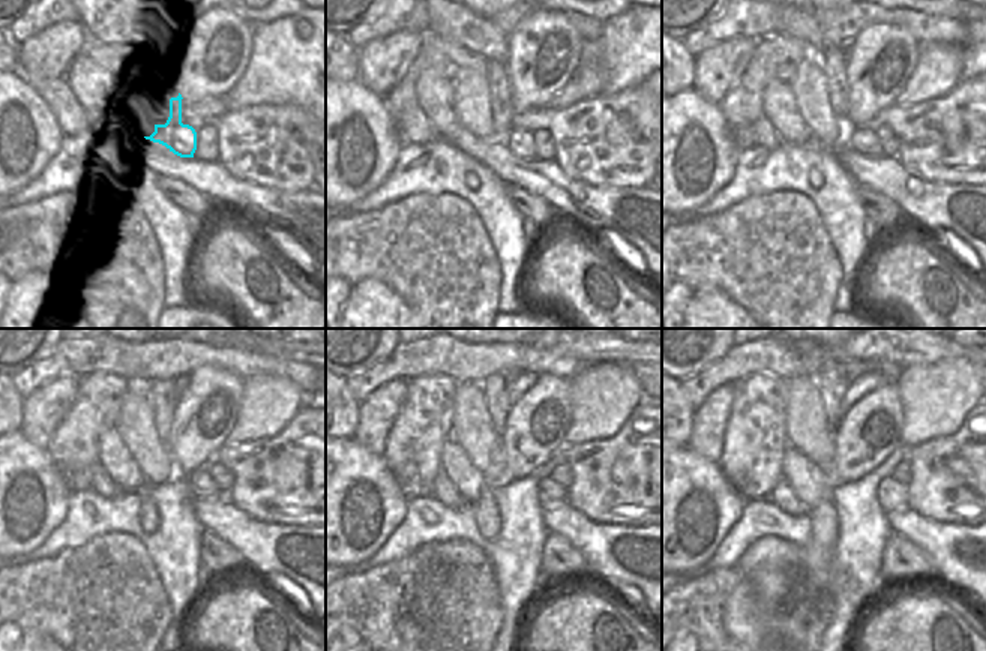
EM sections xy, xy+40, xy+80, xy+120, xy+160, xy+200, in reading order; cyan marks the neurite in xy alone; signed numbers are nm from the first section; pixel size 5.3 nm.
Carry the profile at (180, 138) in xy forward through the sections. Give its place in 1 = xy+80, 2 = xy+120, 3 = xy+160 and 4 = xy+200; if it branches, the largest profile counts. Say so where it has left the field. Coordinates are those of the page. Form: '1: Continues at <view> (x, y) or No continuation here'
1: Continues at xy+80 (860, 140)
2: Continues at xy+120 (200, 482)
3: Continues at xy+160 (551, 494)
4: Continues at xy+200 (892, 495)

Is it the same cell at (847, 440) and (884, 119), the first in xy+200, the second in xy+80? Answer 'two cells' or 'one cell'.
two cells

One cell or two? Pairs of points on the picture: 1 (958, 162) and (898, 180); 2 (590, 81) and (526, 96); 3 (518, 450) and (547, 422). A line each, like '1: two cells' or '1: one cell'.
1: two cells
2: two cells
3: one cell

